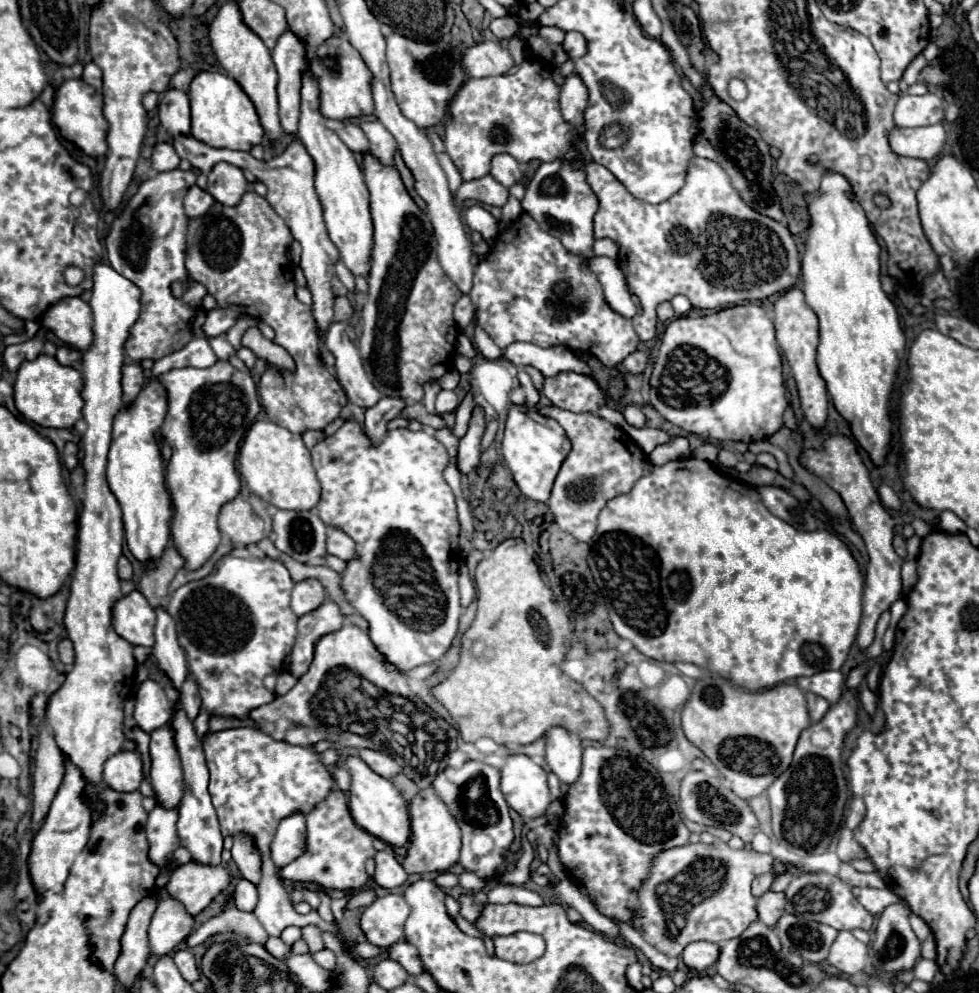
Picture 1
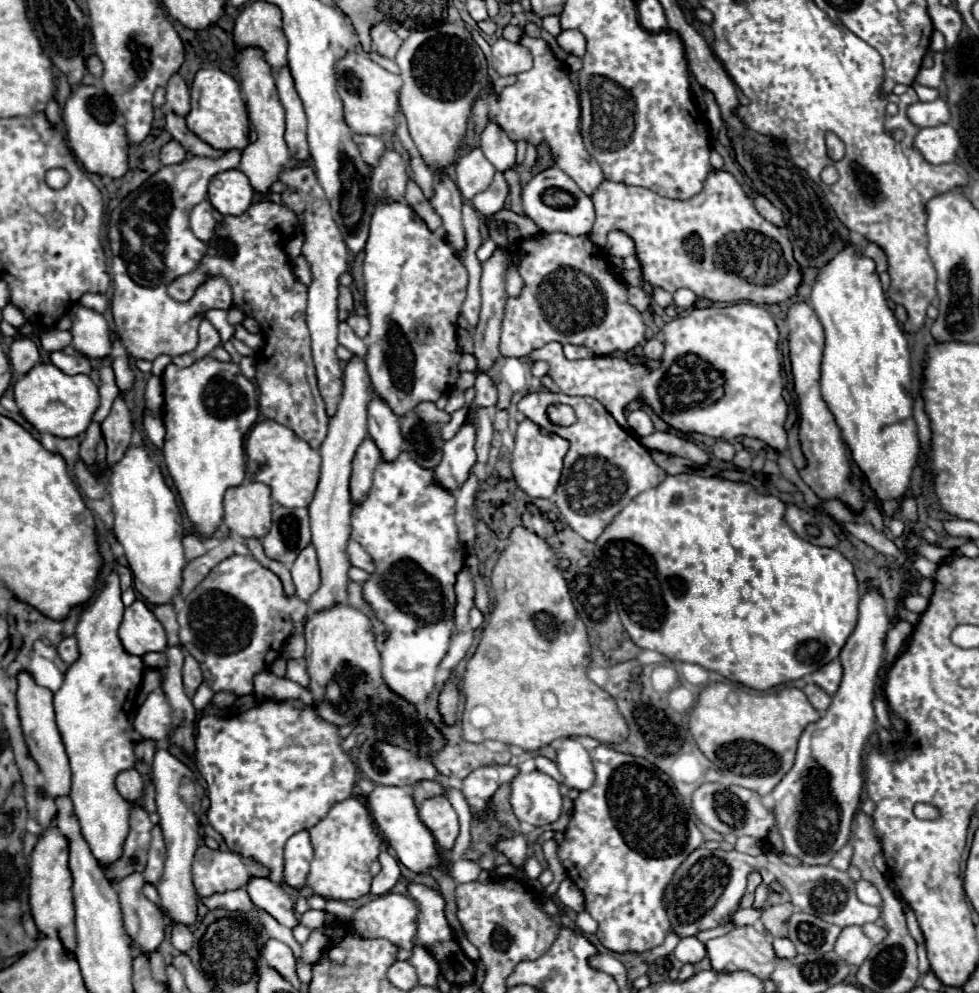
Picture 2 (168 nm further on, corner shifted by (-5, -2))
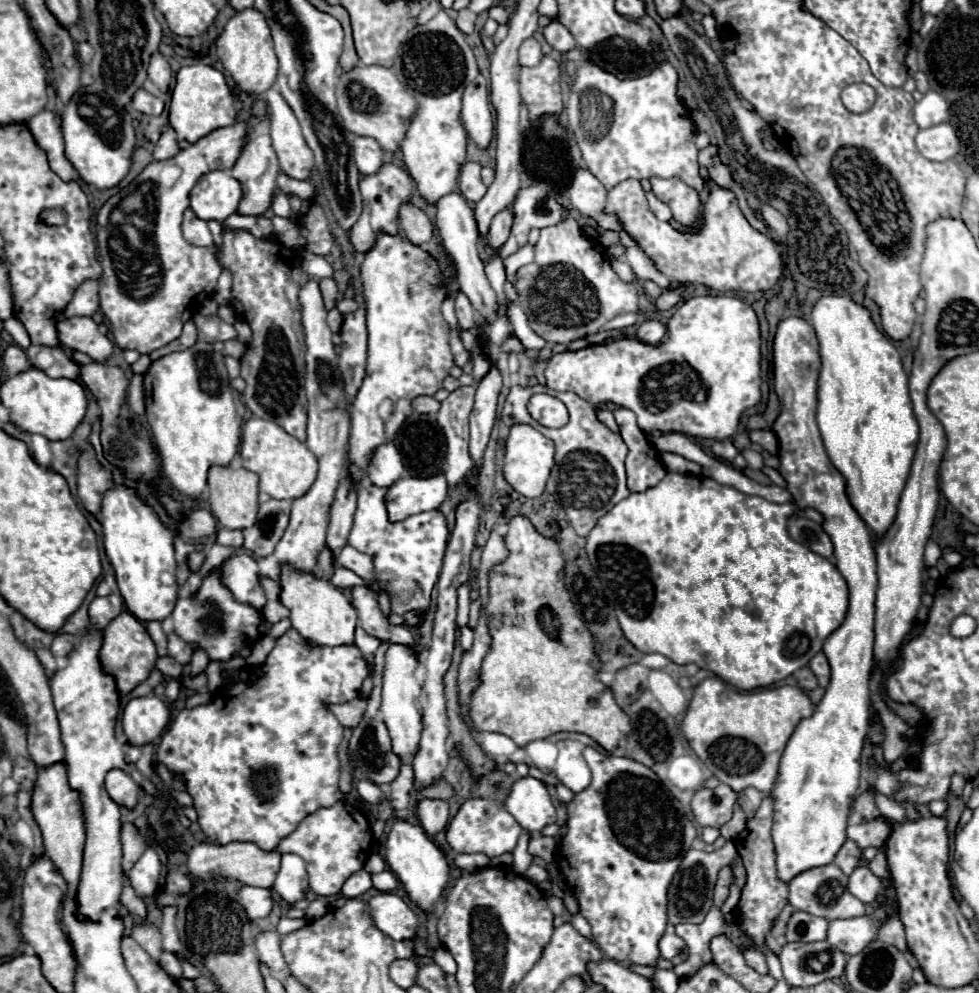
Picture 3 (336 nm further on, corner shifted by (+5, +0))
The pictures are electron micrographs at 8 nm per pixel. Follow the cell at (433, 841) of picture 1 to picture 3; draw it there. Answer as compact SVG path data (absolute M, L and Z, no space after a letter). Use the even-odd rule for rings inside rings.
M420 800L418 802L418 820L428 836L436 836L448 824L448 802L446 800Z

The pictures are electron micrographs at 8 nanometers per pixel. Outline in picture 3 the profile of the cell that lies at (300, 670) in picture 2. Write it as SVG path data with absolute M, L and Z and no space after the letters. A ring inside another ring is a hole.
M290 628L286 634L282 634L276 640L274 650L268 654L266 662L260 666L244 666L240 670L232 670L232 672L222 672L222 676L232 676L234 680L222 688L230 688L230 690L218 690L212 698L210 704L202 704L196 708L184 708L172 722L172 726L164 732L162 742L158 746L156 758L160 764L164 764L172 774L182 776L184 778L184 786L188 790L188 794L194 800L194 808L198 812L198 824L202 828L202 832L216 844L228 844L228 842L254 842L258 844L262 850L276 850L276 846L280 844L282 838L286 838L290 832L296 830L296 826L312 812L316 812L318 808L324 806L332 806L334 802L340 802L344 798L344 794L340 792L340 758L338 758L338 746L342 742L342 734L344 734L344 726L336 720L336 716L328 710L328 704L342 704L342 702L350 702L354 700L362 688L364 678L368 676L368 664L366 658L362 656L362 652L358 650L356 644L350 646L308 646L302 636Z

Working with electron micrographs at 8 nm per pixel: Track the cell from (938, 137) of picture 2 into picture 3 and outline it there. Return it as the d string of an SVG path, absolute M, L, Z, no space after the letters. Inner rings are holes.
M938 124L920 130L916 136L916 146L920 154L928 160L950 160L960 152L960 142L956 130L950 124Z

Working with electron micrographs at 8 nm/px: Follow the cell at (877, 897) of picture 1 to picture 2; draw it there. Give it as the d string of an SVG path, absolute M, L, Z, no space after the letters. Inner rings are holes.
M860 880L856 884L856 894L858 894L858 900L864 902L864 904L872 904L872 906L882 906L882 898L878 894L878 890L866 882L866 880Z

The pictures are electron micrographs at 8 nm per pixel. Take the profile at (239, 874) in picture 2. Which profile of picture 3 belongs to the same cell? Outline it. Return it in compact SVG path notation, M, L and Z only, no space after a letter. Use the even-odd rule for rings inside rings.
M230 842L230 844L196 844L188 854L188 872L196 878L210 880L214 876L234 878L248 886L262 886L272 888L274 878L278 874L282 854L278 850L262 850L260 846L254 846L254 842Z

